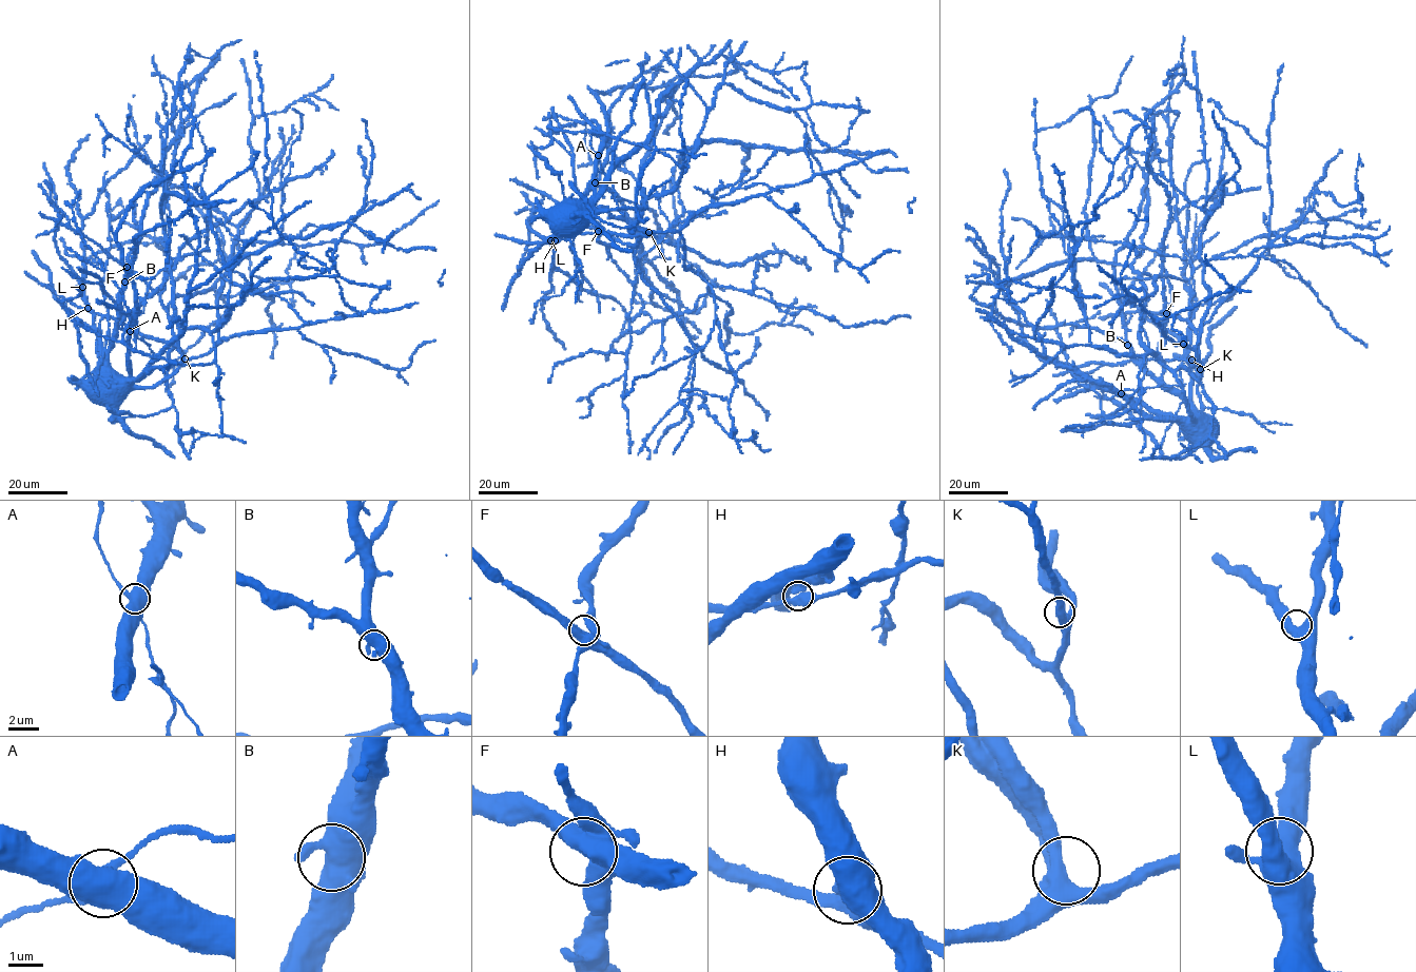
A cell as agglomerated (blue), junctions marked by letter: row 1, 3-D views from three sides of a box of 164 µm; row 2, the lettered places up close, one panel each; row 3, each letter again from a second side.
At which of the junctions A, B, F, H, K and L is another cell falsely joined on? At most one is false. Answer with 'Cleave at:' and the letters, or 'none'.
Cleave at: none

